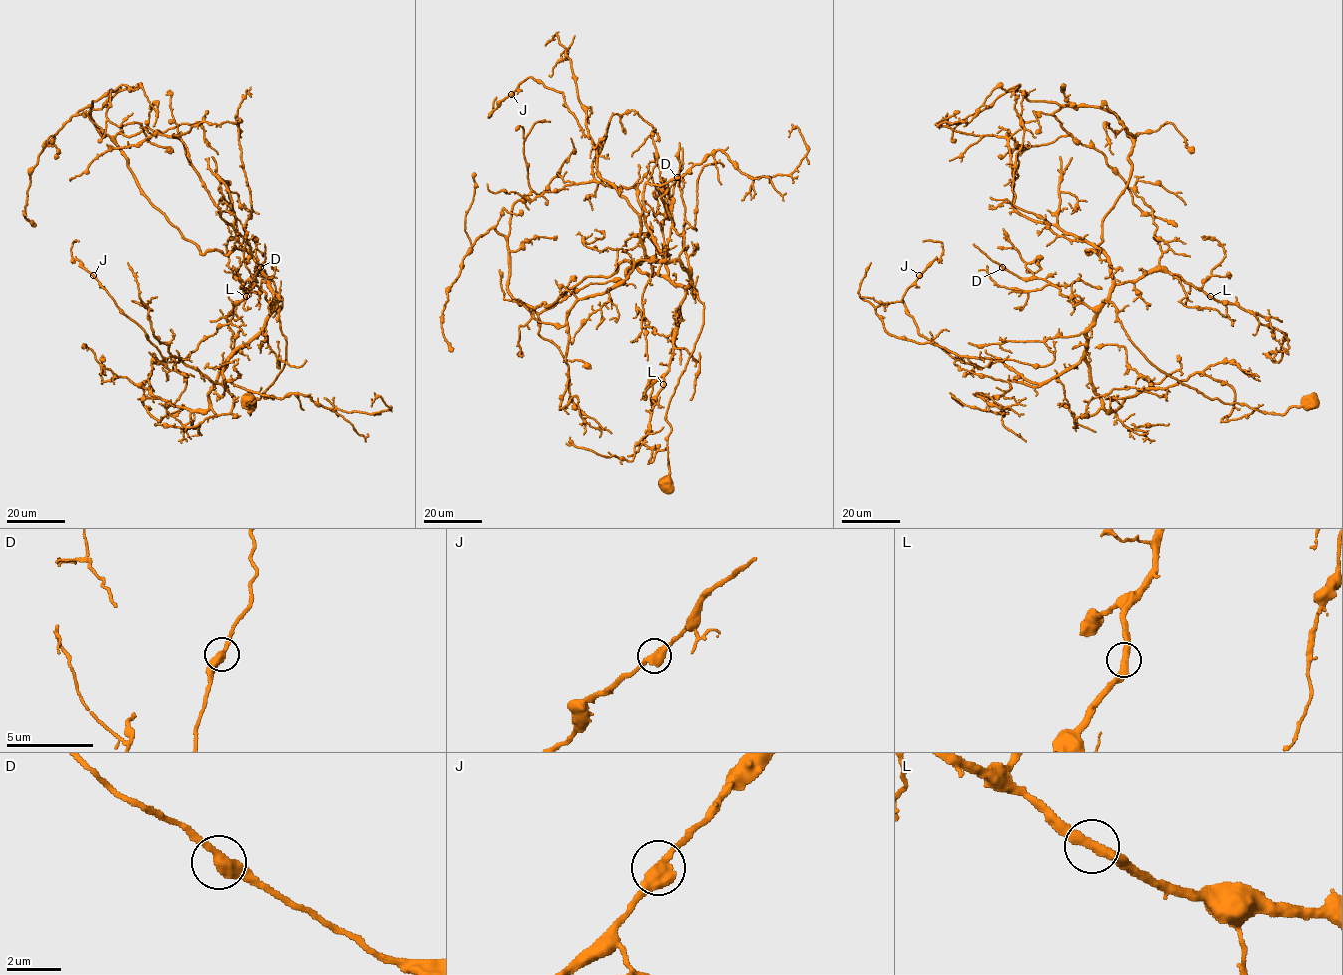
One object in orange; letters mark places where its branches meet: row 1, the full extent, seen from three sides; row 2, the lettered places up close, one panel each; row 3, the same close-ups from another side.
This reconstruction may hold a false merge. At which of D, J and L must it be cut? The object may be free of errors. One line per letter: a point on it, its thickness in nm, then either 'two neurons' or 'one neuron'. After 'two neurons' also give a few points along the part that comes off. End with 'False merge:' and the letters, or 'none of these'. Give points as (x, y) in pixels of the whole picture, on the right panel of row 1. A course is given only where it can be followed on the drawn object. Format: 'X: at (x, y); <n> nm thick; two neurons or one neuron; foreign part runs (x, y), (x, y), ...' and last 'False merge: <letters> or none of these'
D: at (1002, 267); 400 nm thick; one neuron
J: at (919, 275); 420 nm thick; one neuron
L: at (1210, 296); 380 nm thick; one neuron
False merge: none of these

